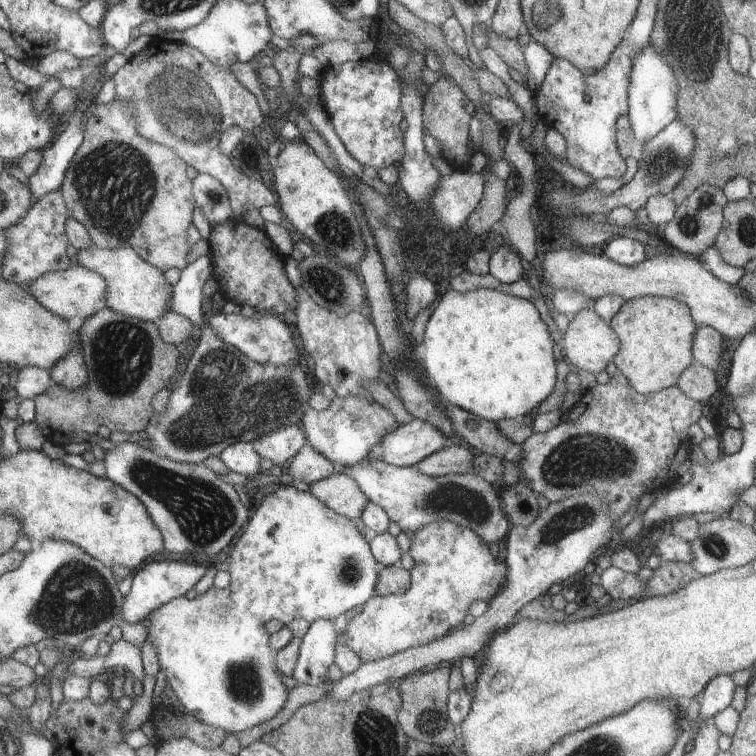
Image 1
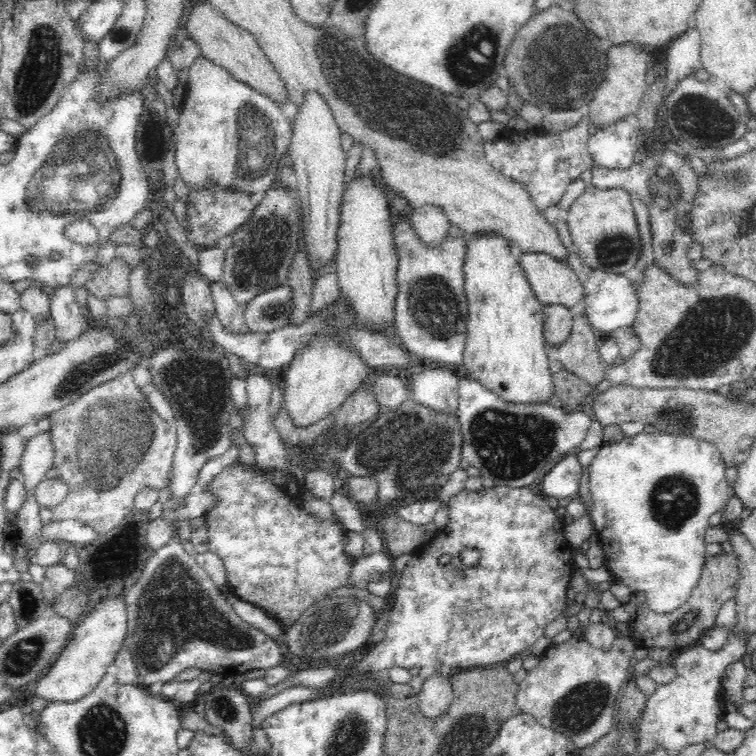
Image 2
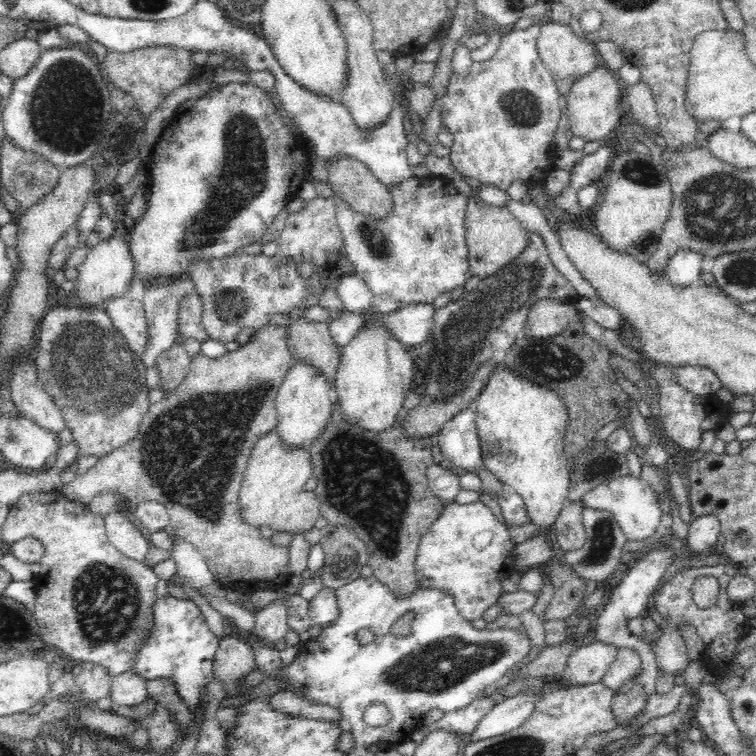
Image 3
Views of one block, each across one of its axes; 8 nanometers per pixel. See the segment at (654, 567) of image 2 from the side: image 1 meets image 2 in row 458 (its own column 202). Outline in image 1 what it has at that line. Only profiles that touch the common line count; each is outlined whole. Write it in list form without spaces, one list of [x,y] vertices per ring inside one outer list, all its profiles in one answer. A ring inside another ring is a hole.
[[[280,485],[279,490],[268,494],[262,502],[255,505],[255,509],[256,513],[250,518],[247,528],[229,551],[229,573],[231,574],[229,587],[219,589],[212,586],[206,592],[196,595],[194,598],[188,598],[186,595],[177,596],[175,599],[169,600],[165,605],[156,608],[155,611],[149,612],[138,622],[147,630],[148,642],[152,642],[152,646],[156,648],[159,668],[164,672],[167,684],[170,684],[186,711],[204,724],[235,735],[242,732],[242,730],[248,730],[248,728],[252,728],[256,724],[262,724],[262,722],[274,718],[284,708],[284,704],[288,700],[289,689],[284,685],[281,674],[277,671],[276,652],[271,647],[271,634],[266,631],[264,624],[273,618],[281,620],[286,625],[294,619],[306,619],[312,624],[319,618],[334,619],[340,614],[345,614],[351,608],[356,608],[356,606],[360,605],[364,606],[375,595],[378,577],[385,567],[373,557],[369,543],[366,542],[360,531],[355,528],[354,520],[340,516],[323,501],[318,500],[313,493],[299,491],[288,485]]]

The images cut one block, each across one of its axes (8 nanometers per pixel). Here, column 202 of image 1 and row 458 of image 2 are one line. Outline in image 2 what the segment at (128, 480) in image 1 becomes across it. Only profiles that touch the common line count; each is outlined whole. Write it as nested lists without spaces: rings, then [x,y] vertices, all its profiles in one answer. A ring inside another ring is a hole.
[[[459,372],[459,411],[458,421],[463,445],[461,454],[467,458],[471,466],[479,468],[480,475],[484,479],[490,478],[498,486],[511,486],[512,488],[524,488],[532,486],[538,476],[544,476],[556,462],[572,453],[572,448],[578,448],[590,428],[594,417],[586,411],[565,411],[562,408],[554,408],[550,404],[513,405],[498,398],[496,393],[485,389],[476,379],[467,372]]]

